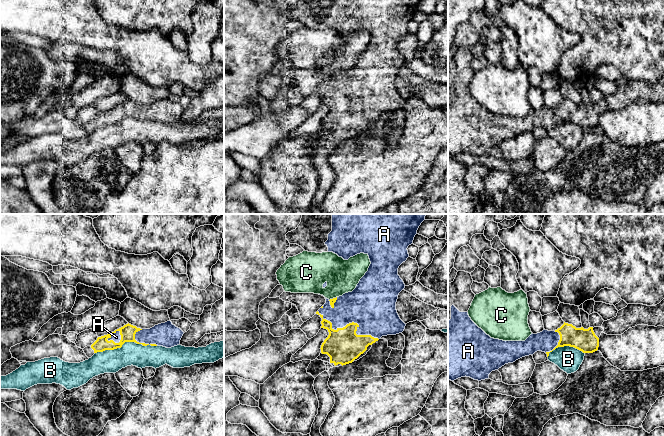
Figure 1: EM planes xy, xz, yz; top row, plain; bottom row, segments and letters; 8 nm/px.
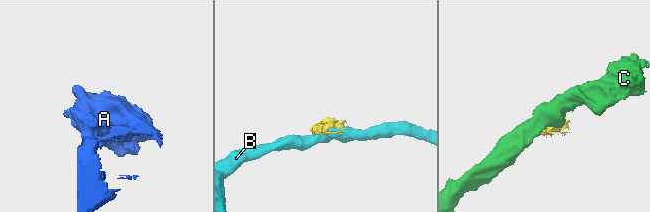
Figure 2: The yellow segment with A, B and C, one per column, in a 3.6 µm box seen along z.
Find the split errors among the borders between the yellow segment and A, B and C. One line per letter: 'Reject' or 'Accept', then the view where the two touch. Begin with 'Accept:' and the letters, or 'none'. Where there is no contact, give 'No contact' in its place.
Accept: A
A: Accept. Touches yellow in xz
B: Reject. Touches yellow in xy
C: Reject. Touches yellow in xz

